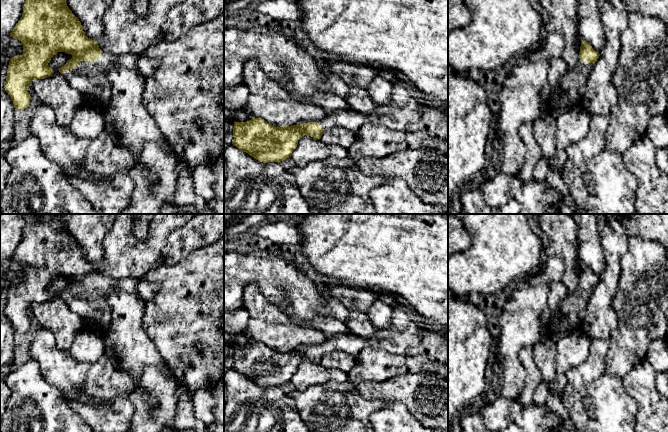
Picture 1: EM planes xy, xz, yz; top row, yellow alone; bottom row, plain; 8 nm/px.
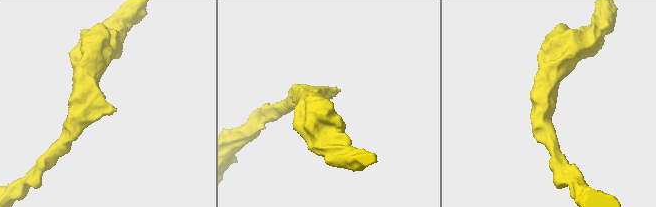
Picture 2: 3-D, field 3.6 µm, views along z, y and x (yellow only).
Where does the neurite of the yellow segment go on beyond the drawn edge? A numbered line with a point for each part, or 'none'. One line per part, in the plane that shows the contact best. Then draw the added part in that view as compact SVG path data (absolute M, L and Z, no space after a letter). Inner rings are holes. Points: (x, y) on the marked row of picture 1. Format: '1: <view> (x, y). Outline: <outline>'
1: xy (183, 96). Outline: M224 15L192 28L175 41L163 40L141 55L117 56L103 52L94 62L80 61L76 68L63 72L62 75L75 90L82 94L89 93L91 96L97 96L101 101L100 109L104 111L110 103L112 95L111 83L107 78L108 72L116 67L138 72L137 63L143 56L159 62L158 70L154 74L144 77L143 105L175 151L182 154L186 164L192 169L224 154L224 106L220 103L224 86Z

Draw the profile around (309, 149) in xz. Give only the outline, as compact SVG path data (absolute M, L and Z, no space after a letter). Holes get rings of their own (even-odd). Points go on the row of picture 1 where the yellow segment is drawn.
M304 135L299 139L296 148L291 154L291 158L299 167L329 157L349 158L348 149L340 147L338 144L326 144L321 139Z

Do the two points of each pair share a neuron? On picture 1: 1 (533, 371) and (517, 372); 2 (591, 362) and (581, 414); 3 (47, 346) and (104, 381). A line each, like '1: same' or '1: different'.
1: different
2: same
3: same

